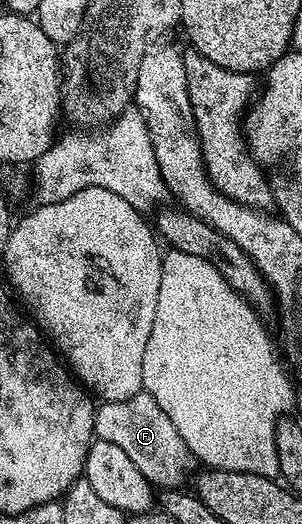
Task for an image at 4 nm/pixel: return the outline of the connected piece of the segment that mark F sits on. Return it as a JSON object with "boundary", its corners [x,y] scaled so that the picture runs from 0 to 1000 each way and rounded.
{"boundary":[[[470,746],[417,763],[351,763],[318,773],[308,788],[308,828],[341,844],[371,844],[407,857],[407,866],[460,889],[497,924],[533,935],[586,935],[646,891],[619,844],[593,836],[593,821],[566,813],[566,798],[526,782],[526,767]]]}

